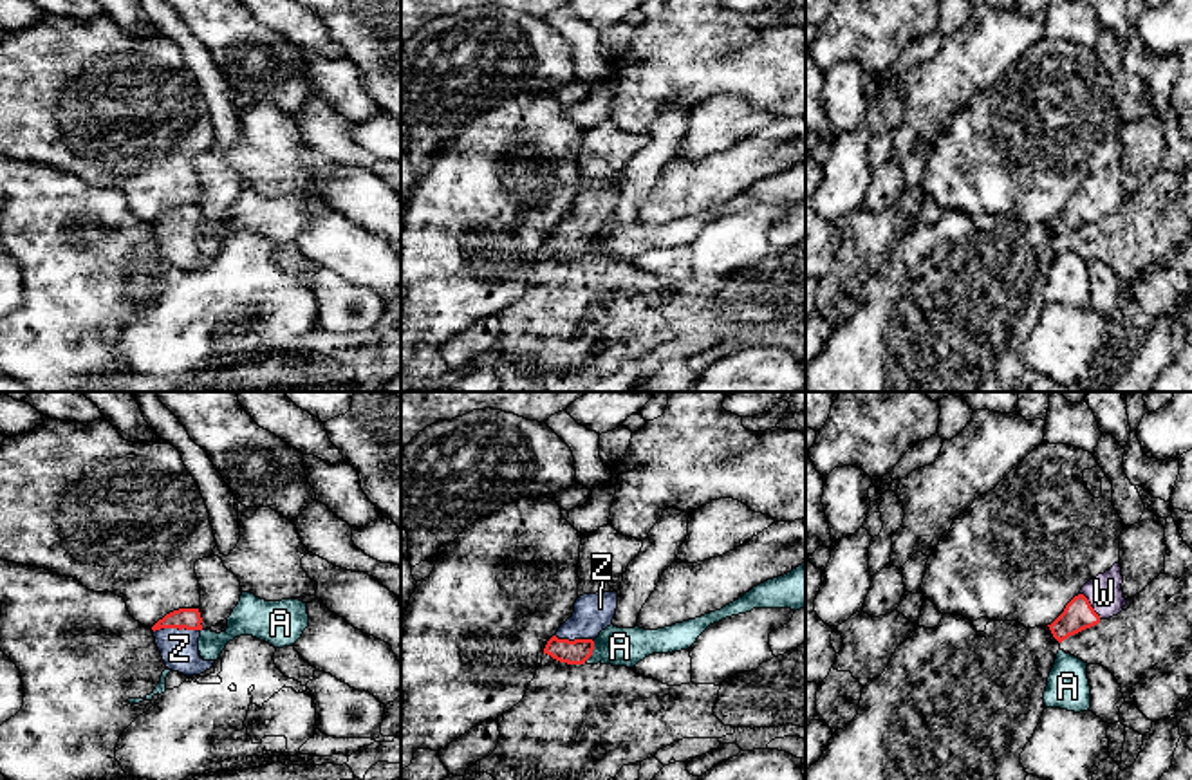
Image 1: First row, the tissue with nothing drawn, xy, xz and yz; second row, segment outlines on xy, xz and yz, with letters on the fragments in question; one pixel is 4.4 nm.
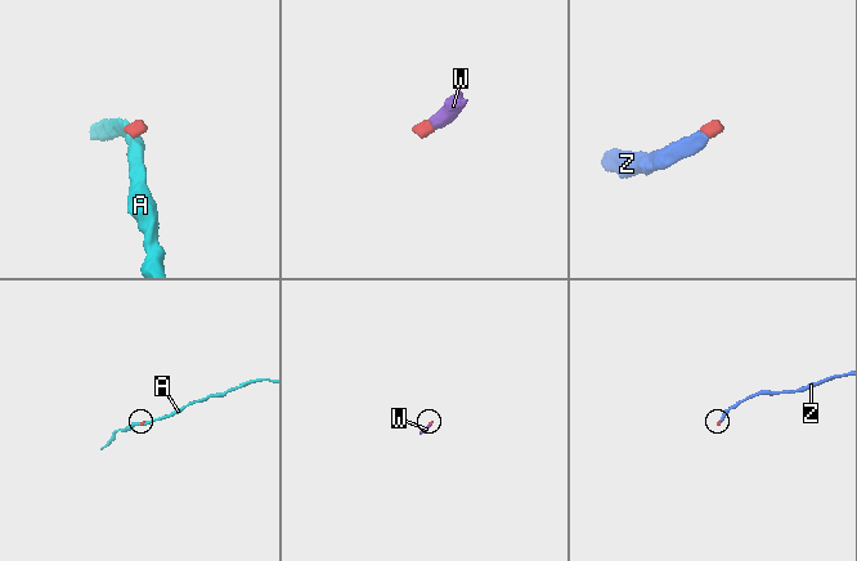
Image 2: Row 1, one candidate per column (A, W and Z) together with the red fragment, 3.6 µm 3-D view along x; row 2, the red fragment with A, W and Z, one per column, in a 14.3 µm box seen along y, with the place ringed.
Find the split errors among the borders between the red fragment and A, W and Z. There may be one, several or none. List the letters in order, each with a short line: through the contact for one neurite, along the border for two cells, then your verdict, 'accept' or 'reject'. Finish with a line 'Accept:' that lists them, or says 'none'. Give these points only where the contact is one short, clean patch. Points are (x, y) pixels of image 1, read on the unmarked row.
A: line xz (595, 237), (593, 248), (584, 257); reject
W: line yz (1079, 210), (1089, 201), (1104, 188); accept
Z: line xy (185, 213), (176, 222), (179, 244); accept
Accept: W, Z

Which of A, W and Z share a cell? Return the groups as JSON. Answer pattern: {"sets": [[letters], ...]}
{"sets": [["A"], ["W", "Z"]]}

